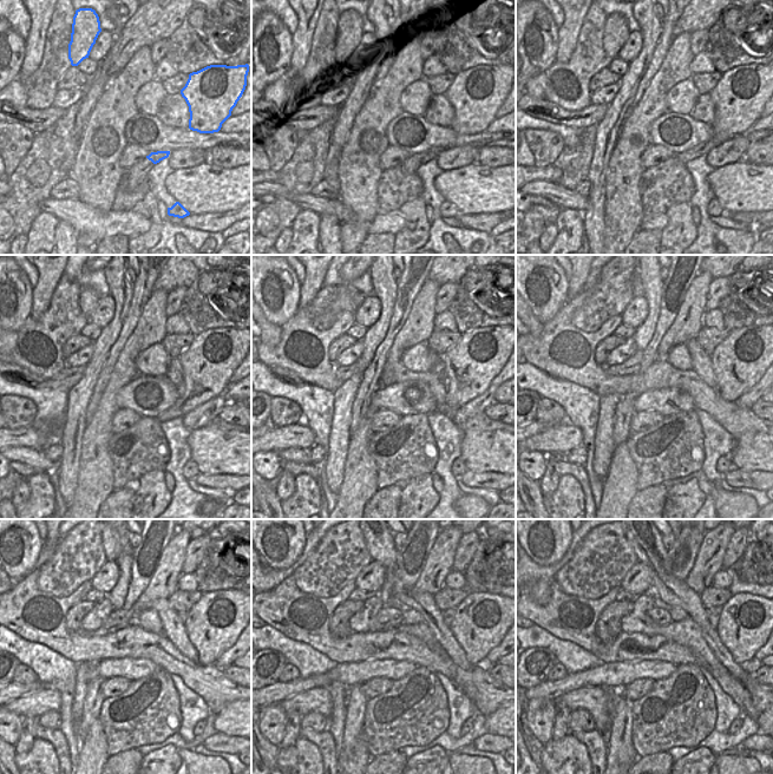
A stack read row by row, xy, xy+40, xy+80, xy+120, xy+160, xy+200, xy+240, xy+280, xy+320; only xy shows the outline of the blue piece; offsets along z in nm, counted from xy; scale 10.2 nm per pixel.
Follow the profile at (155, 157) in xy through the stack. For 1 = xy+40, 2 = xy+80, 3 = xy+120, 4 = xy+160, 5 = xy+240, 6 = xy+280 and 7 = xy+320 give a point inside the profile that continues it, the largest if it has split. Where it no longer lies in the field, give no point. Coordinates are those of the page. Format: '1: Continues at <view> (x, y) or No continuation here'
1: Continues at xy+40 (432, 153)
2: Continues at xy+80 (739, 97)
3: Continues at xy+120 (208, 363)
4: Continues at xy+160 (471, 365)
5: Continues at xy+240 (215, 622)
6: Continues at xy+280 (482, 620)
7: Continues at xy+320 (746, 622)

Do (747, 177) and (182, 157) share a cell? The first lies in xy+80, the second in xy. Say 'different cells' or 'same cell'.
different cells

